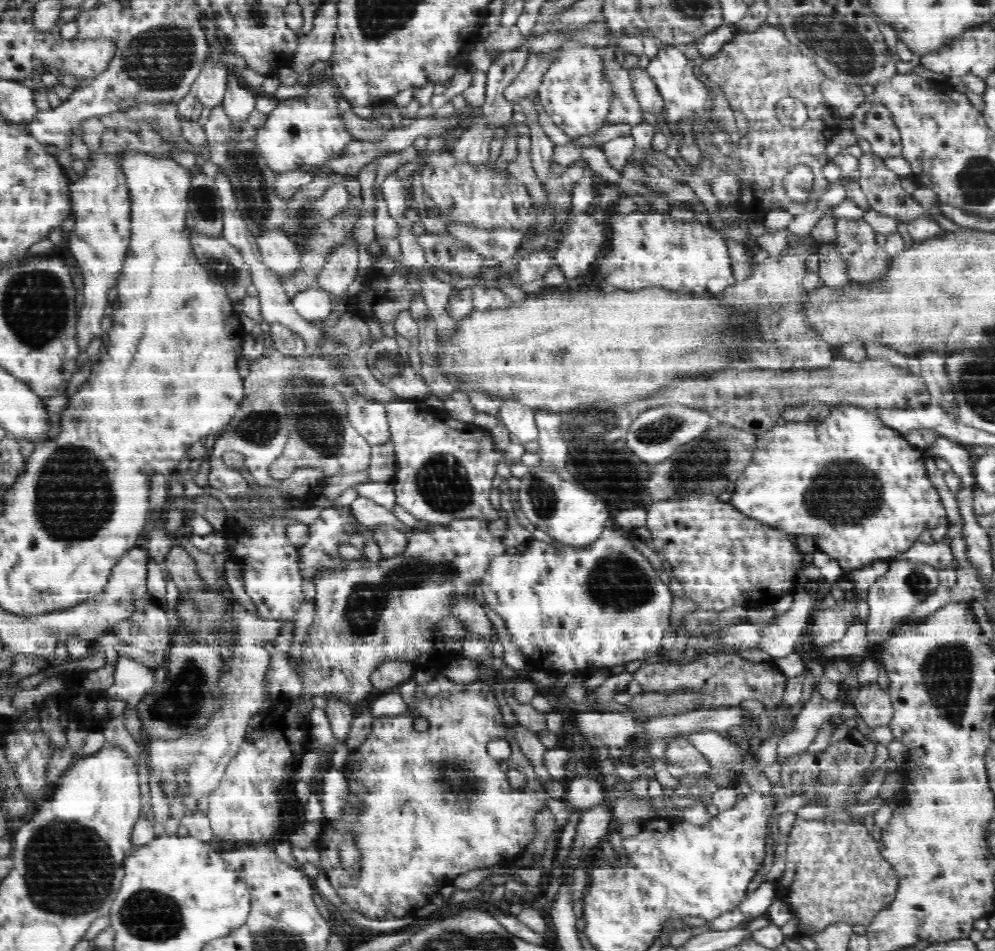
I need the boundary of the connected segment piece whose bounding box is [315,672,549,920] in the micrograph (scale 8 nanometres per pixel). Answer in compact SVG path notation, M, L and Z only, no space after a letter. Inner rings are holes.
M434 672L426 684L414 688L414 696L406 700L406 708L402 708L402 712L374 719L365 741L340 764L349 775L347 802L350 806L342 819L323 822L321 835L315 844L320 852L319 868L336 890L338 898L364 917L389 920L413 914L414 910L430 903L440 888L452 884L456 876L494 865L508 867L518 864L530 842L536 838L536 824L533 822L537 814L546 808L549 796L534 774L534 760L530 760L530 752L522 748L518 732L506 724L506 716L502 716L502 708L491 685L486 680L458 684L458 680L450 680L446 672ZM420 717L426 718L430 724L426 732L414 729L414 720ZM496 738L510 740L510 758L494 760L488 756L486 746ZM510 768L524 772L528 779L524 788L510 786L506 778ZM358 801L364 801L366 808L362 818L353 812ZM348 831L354 831L356 838L362 836L362 840L358 840L358 844L362 844L358 878L349 876L339 864L337 849Z

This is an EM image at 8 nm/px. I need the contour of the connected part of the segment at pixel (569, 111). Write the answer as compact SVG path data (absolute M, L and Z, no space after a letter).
M566 42L562 54L546 70L538 94L544 112L552 118L553 123L575 139L594 134L605 124L610 102L614 98L614 85L606 77L604 57L598 54L596 48L582 46L580 42Z

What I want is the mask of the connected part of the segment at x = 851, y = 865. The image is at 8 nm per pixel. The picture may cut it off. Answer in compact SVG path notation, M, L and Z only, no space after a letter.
M796 818L788 832L785 869L776 881L779 899L788 904L798 920L797 935L807 935L808 931L819 931L838 921L850 926L868 926L871 921L894 900L900 877L896 869L878 850L874 838L868 830L856 830L858 824L838 822L840 830L828 830L828 820L804 820Z

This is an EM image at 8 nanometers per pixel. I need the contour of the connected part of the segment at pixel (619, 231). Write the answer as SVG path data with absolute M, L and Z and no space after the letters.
M643 208L636 212L630 212L630 214L618 214L618 216L613 216L610 220L610 228L614 228L614 236L612 237L612 250L598 260L598 276L602 278L602 285L605 287L611 287L616 289L624 290L638 290L638 289L648 289L651 286L661 286L662 289L668 290L693 290L697 294L716 294L723 291L726 291L726 288L729 288L732 284L736 283L734 279L734 272L732 271L732 261L729 257L728 249L726 246L726 239L722 238L719 235L719 232L715 232L713 228L707 224L701 224L696 219L686 222L686 220L676 220L671 217L659 217L655 209Z

